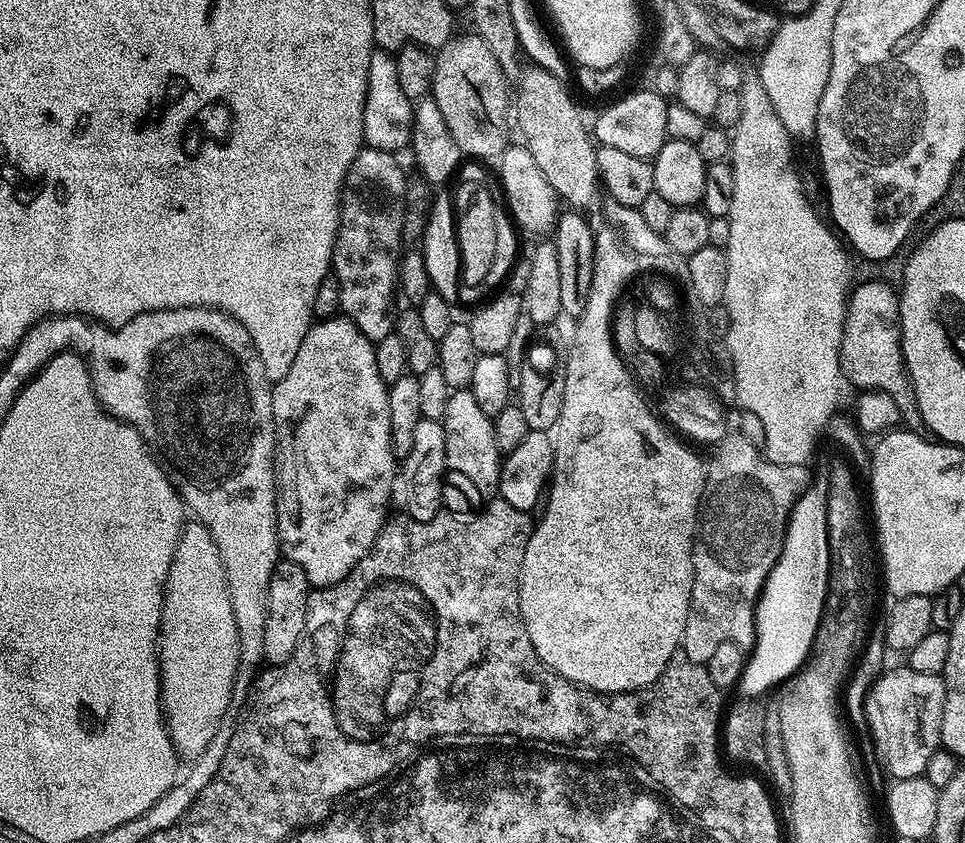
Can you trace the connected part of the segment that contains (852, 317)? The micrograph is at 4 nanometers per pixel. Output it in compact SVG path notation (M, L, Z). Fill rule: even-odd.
M868 280L849 291L840 343L840 371L843 379L847 383L849 380L856 390L890 394L898 406L905 429L924 428L912 381L904 369L904 355L900 345L900 298L893 285L891 288L880 280Z

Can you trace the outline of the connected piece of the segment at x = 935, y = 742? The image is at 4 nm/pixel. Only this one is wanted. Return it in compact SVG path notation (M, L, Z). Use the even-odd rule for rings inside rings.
M901 666L888 668L875 677L870 691L863 697L862 707L868 728L872 731L876 756L881 766L892 775L893 781L923 776L926 762L930 762L932 755L941 747L943 705L943 675L918 674L918 670Z

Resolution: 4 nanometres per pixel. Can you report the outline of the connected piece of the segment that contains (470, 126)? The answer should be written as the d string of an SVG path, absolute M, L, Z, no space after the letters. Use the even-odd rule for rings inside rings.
M475 34L453 35L435 53L431 98L442 110L443 121L461 153L468 156L499 157L510 144L510 90L504 81L506 69L490 54L486 42Z

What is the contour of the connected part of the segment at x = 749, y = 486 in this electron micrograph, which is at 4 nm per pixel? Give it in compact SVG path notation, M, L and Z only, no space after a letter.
M727 434L715 443L711 452L712 457L707 457L704 470L704 493L696 521L696 538L692 541L694 590L682 645L683 659L703 665L722 642L736 642L745 650L752 648L756 638L756 604L782 554L792 508L813 479L808 464L770 462L763 451L744 436Z

